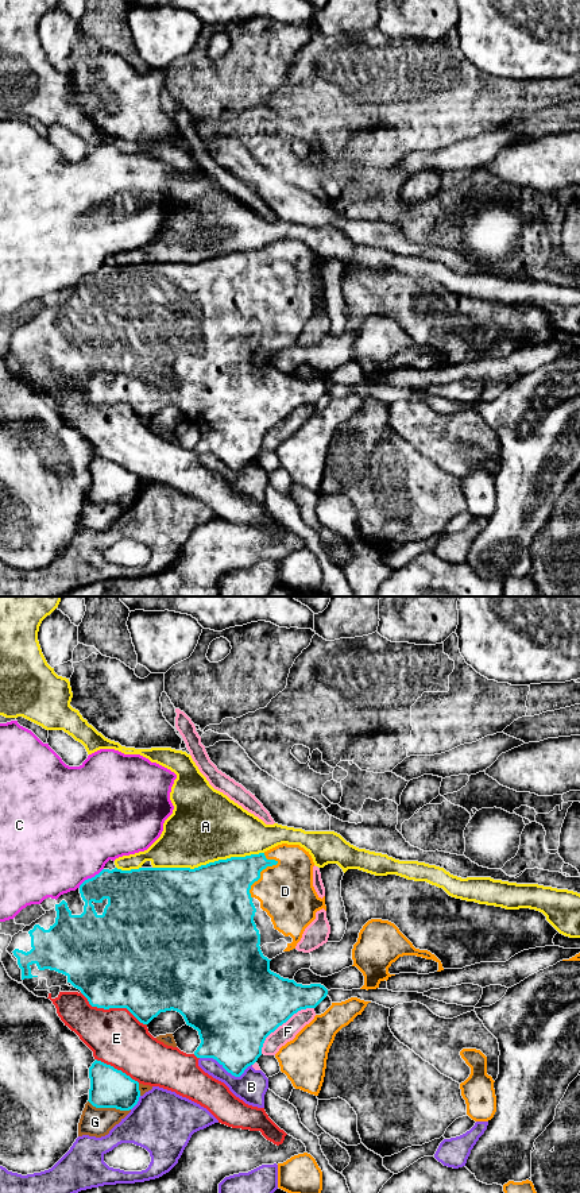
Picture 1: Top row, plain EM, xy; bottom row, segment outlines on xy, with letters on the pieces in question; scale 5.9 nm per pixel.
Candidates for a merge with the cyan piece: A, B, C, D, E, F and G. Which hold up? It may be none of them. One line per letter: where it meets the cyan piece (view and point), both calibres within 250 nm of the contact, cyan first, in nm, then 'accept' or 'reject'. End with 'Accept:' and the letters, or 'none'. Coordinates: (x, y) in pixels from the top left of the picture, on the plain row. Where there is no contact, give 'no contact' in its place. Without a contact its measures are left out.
A: contact xy (209, 258); calibres 480 and 440 nm; reject
B: contact xy (225, 464); calibres 400 and 190 nm; reject
C: contact xy (92, 273); calibres 280 and 480 nm; reject
D: contact xy (263, 263); calibres 300 and 320 nm; accept
E: contact xy (112, 402); calibres 500 and 320 nm; reject
F: contact xy (282, 419); calibres 460 and 110 nm; reject
G: contact xy (109, 502); calibres 240 and 180 nm; reject
Accept: D

